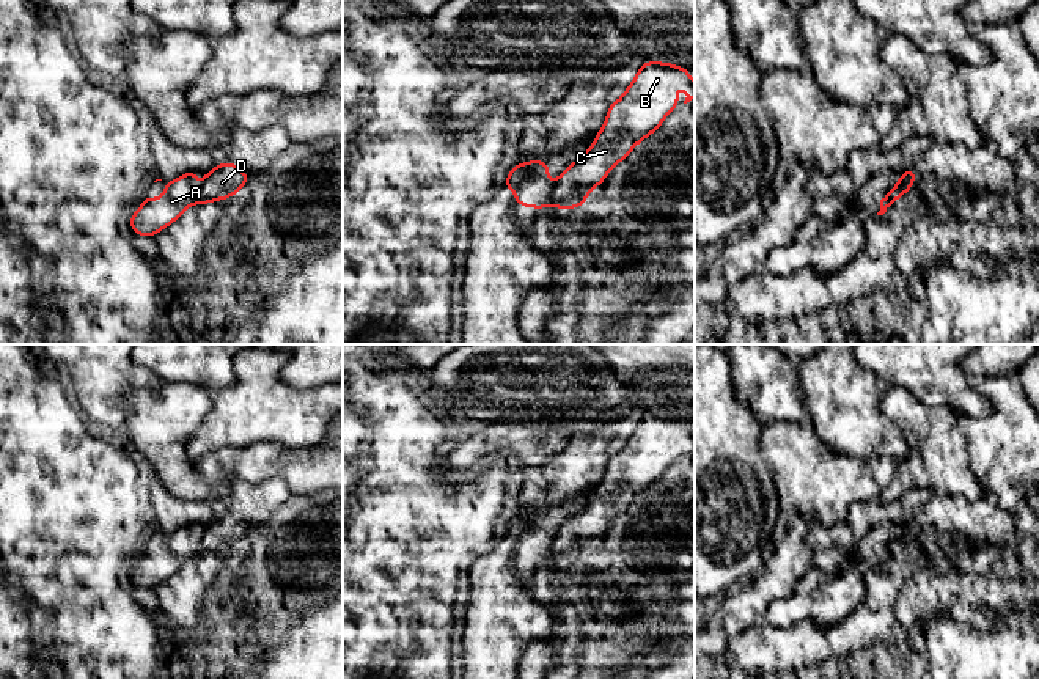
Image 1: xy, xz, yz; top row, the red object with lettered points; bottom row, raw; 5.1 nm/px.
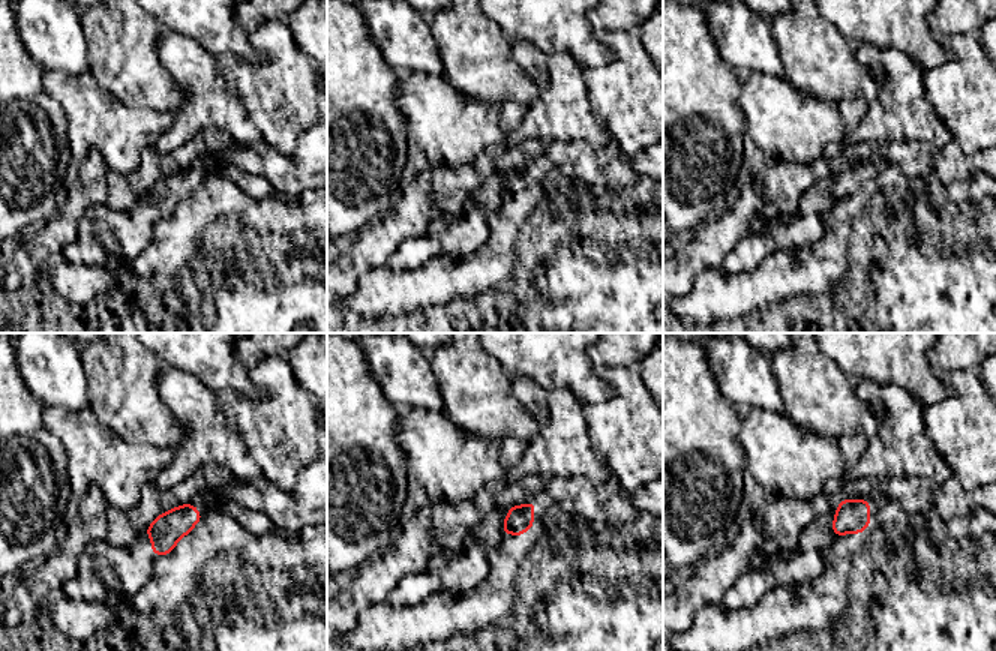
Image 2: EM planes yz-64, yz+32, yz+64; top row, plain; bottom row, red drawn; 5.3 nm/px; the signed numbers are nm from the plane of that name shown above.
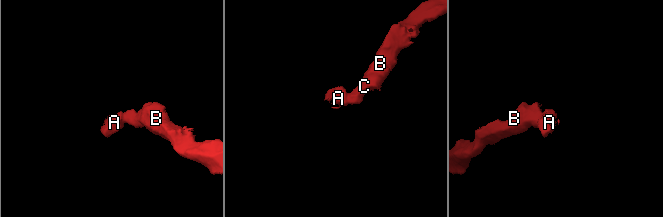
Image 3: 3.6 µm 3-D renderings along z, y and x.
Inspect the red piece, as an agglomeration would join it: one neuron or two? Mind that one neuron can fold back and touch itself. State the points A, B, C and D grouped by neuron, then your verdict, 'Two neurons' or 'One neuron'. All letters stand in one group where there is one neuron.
Groups: A / B C D. Two neurons

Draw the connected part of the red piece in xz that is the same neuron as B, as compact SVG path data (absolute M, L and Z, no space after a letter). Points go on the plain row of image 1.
M644 413L626 445L607 461L593 498L558 528L552 539L553 558L583 560L589 544L605 533L608 523L681 457L674 440L687 442L684 456L695 451L695 434L687 420Z

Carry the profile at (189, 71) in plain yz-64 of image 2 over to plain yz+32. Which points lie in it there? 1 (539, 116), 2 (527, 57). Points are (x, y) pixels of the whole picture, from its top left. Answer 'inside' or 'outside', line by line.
1: inside
2: inside

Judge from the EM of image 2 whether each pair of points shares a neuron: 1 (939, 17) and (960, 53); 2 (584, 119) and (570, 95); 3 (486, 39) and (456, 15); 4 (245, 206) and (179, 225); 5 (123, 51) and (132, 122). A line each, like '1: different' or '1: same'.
1: different
2: same
3: same
4: same
5: different

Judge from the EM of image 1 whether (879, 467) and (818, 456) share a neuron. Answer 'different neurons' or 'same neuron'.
same neuron

